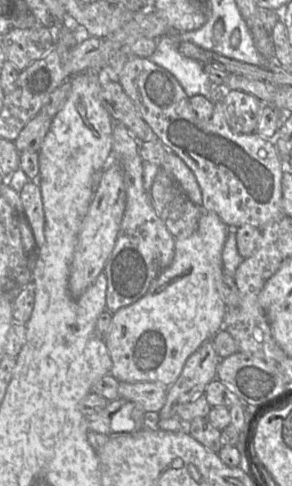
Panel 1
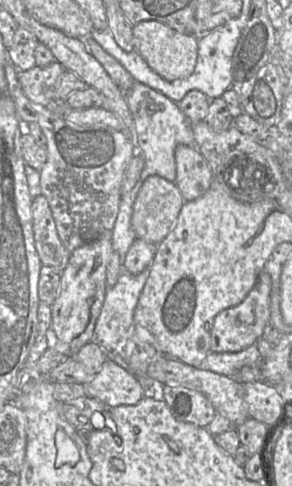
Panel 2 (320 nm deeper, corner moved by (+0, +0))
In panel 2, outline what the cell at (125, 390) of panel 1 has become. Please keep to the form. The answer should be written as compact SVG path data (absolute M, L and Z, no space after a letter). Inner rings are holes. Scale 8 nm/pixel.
M107 359L94 378L83 385L88 396L110 407L135 405L145 396L135 376L111 359Z

